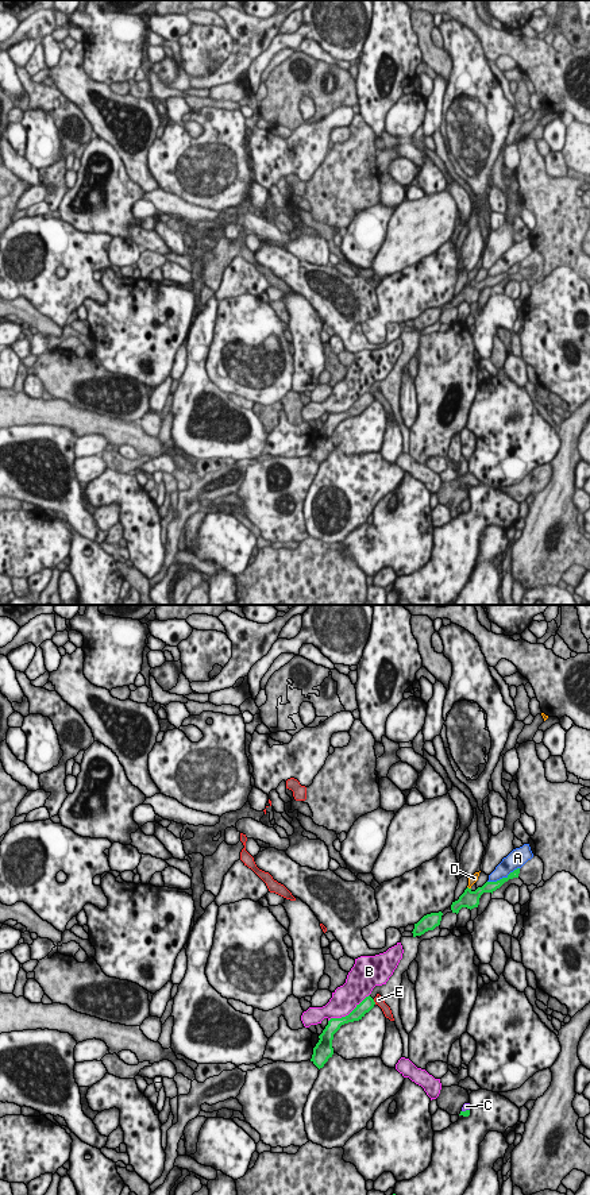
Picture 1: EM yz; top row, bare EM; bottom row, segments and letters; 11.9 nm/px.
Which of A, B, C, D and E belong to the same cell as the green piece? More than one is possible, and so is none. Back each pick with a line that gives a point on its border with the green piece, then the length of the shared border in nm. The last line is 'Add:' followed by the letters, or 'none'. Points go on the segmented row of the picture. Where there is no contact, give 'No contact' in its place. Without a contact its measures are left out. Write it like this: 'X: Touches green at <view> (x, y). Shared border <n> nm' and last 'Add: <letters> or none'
C: Touches green at yz (466, 1110). Shared border 100 nm
D: Touches green at yz (467, 887). Shared border 60 nm
Add: C, D.

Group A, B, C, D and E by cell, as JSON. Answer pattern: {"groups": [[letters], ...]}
{"groups": [["A"], ["B"], ["C", "D"], ["E"]]}

